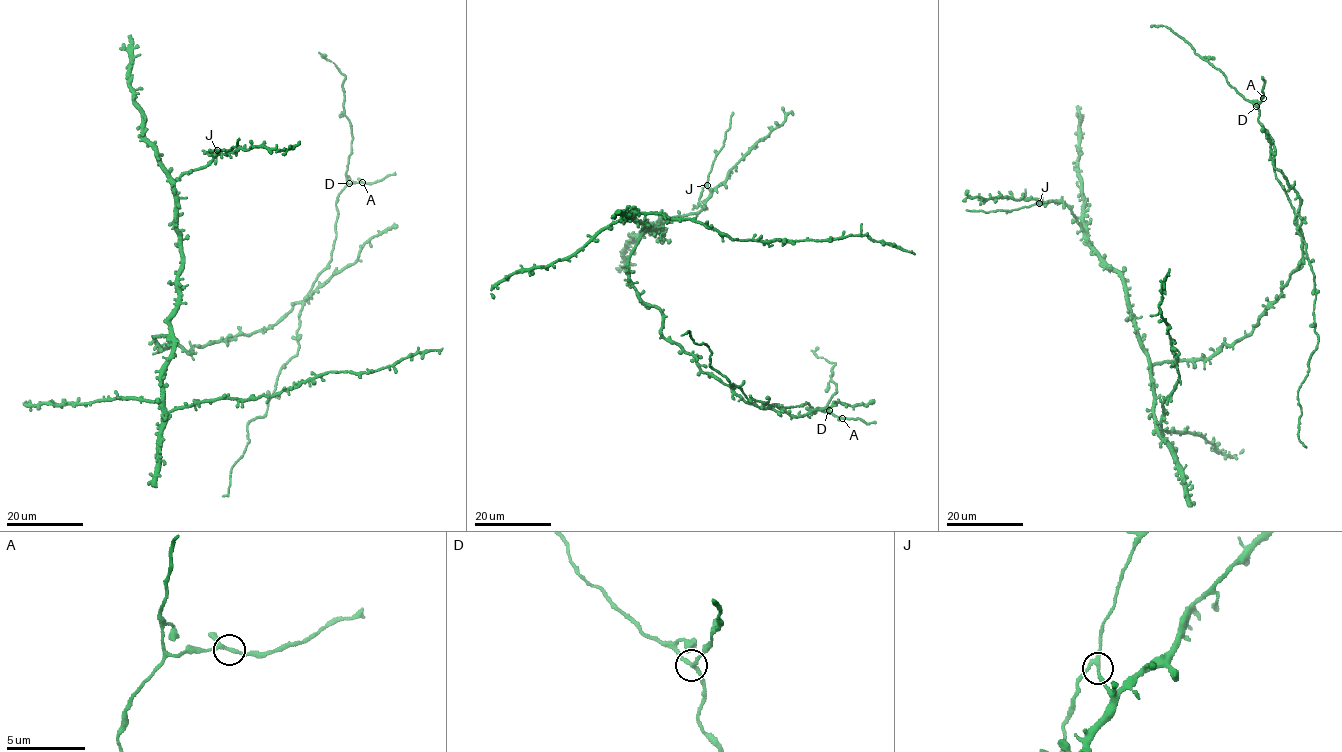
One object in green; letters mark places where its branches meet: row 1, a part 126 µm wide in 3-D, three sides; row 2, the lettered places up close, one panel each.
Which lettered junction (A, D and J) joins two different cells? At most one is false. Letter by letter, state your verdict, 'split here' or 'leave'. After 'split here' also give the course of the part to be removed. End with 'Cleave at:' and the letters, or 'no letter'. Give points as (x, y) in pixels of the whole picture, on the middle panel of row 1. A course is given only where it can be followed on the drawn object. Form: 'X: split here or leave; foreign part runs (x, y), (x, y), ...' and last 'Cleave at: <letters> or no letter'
A: leave
D: leave
J: split here; foreign part runs (707, 185), (708, 174), (724, 144), (732, 112)
Cleave at: J

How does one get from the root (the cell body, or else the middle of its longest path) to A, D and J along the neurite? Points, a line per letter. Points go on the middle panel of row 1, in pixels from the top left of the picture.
A: (655, 307), (661, 314), (664, 338), (745, 401), (764, 409), (806, 402), (812, 413), (818, 407), (842, 418)
D: (655, 307), (661, 314), (664, 338), (745, 401), (764, 409), (805, 402), (812, 413), (818, 407), (829, 410)
J: (655, 307), (632, 286), (629, 256), (643, 231), (662, 237), (661, 220), (702, 210), (707, 185)

